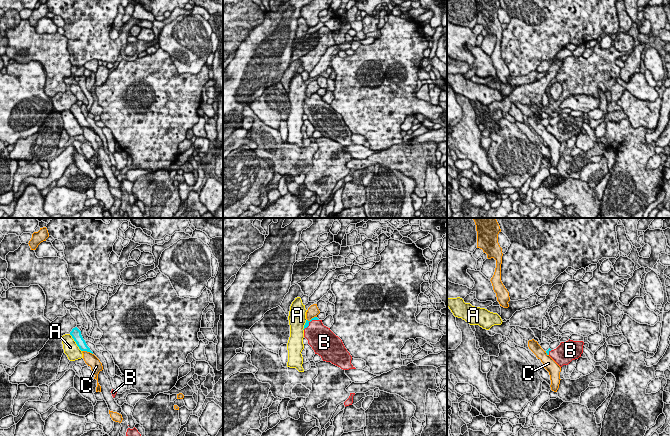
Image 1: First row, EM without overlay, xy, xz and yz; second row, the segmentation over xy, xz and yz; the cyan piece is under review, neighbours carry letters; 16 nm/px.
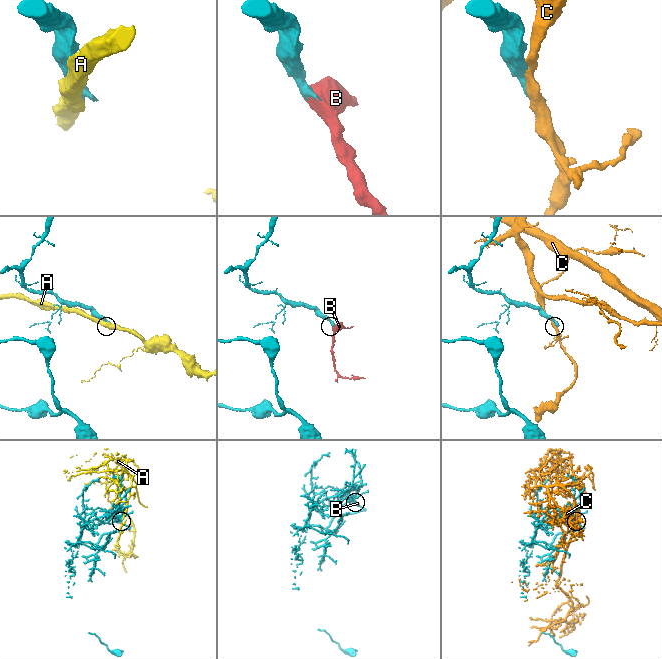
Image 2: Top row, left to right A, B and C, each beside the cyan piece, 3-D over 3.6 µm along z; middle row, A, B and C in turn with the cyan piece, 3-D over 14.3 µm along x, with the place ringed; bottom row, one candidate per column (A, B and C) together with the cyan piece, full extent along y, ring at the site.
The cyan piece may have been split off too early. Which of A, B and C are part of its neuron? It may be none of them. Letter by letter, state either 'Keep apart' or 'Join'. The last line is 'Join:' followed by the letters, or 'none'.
A: Keep apart
B: Join
C: Keep apart
Join: B

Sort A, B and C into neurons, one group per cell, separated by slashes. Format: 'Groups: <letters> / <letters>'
Groups: A / B / C

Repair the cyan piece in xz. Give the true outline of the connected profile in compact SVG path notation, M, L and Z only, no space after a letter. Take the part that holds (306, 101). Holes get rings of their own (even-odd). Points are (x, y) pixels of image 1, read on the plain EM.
M317 93L304 101L304 113L323 137L331 138L343 146L356 145L352 140L352 132L345 124L342 116L330 104L323 101Z

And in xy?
M77 103L72 105L70 111L72 112L72 114L74 115L74 117L76 118L77 122L81 127L87 127L93 130L93 128L90 126L85 116L83 115L81 107Z

